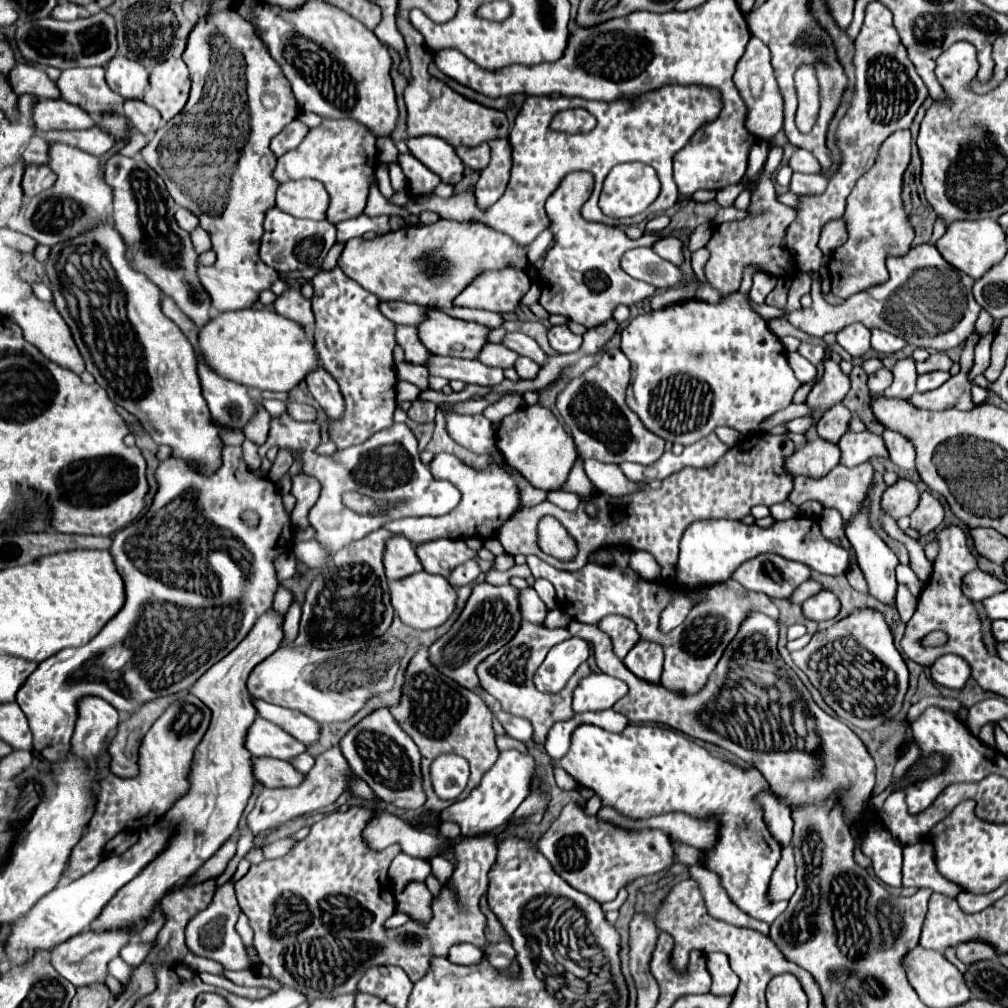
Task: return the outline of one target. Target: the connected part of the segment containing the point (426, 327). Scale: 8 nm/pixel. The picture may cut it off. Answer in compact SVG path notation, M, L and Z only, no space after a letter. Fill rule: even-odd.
M427 310L425 320L417 324L419 340L431 354L475 358L487 342L489 328L447 316L441 310Z

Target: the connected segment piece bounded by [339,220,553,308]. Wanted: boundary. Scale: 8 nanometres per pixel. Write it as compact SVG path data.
M439 220L431 226L405 226L375 236L373 240L353 238L345 244L339 268L379 300L403 300L429 308L451 308L455 296L461 294L479 272L503 268L525 270L543 258L551 242L553 234L543 230L533 244L519 248L509 236L489 226Z

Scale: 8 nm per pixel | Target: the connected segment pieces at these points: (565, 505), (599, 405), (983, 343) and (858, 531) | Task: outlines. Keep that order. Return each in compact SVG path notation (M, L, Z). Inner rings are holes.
M565 490L547 492L547 500L553 502L553 504L557 504L563 510L569 510L569 512L573 512L577 508L577 504L579 504L579 496L573 494L573 492L565 492Z
M615 348L601 354L599 362L585 370L581 376L569 380L563 392L557 396L557 410L563 426L573 436L575 446L583 460L595 458L599 462L637 462L653 464L661 454L665 440L657 434L651 434L639 422L639 416L627 406L625 392L629 386L629 360Z
M995 320L993 326L991 326L991 330L989 330L989 334L985 334L979 340L979 344L975 348L975 366L973 366L971 374L969 374L969 380L973 380L977 374L983 374L987 370L987 366L989 366L989 354L991 354L991 342L993 342L997 330L999 330L999 320Z
M867 498L863 502L863 510L861 514L857 514L847 530L845 530L851 546L857 550L857 560L859 560L859 568L867 580L867 588L869 588L869 594L873 598L877 598L879 602L887 604L887 606L893 606L895 604L895 592L897 592L897 578L895 578L895 568L899 566L899 558L893 554L893 550L875 534L875 530L869 528L869 522L867 522Z

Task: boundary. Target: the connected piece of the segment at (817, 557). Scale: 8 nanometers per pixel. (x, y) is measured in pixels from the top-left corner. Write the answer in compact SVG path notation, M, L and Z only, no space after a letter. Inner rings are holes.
M789 518L775 522L769 528L759 528L759 526L747 526L743 522L735 520L699 520L687 526L683 538L681 538L681 554L679 554L679 582L687 588L695 588L703 582L721 582L727 580L733 570L743 560L753 558L755 554L761 552L773 552L779 554L787 560L795 560L801 564L807 564L815 572L821 574L841 574L847 570L847 550L833 544L821 534L821 526L815 518Z

